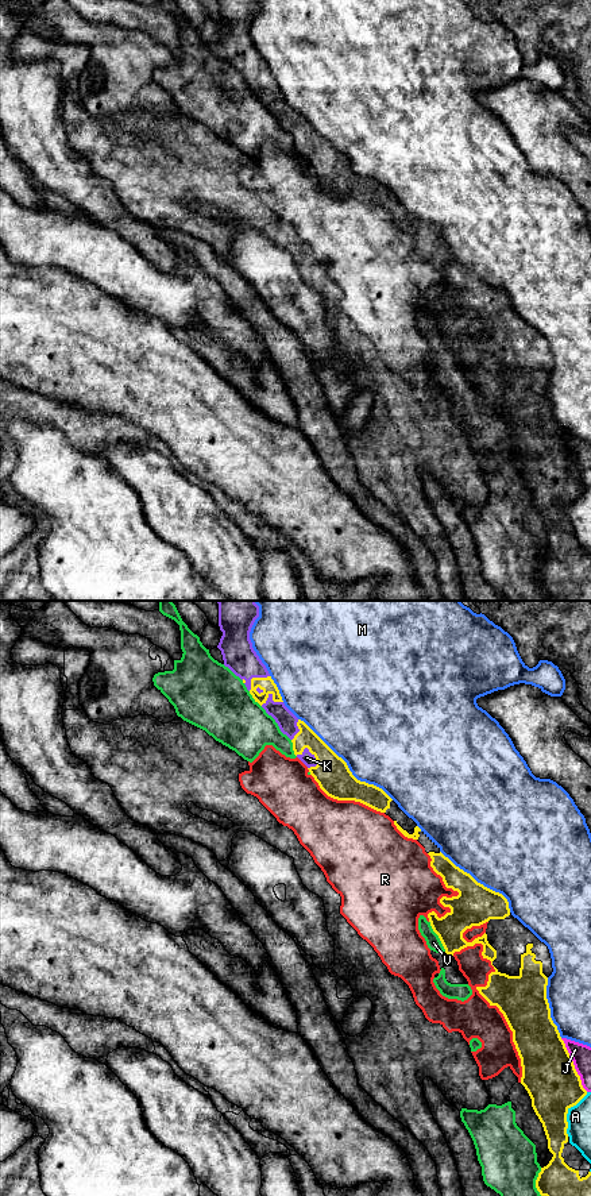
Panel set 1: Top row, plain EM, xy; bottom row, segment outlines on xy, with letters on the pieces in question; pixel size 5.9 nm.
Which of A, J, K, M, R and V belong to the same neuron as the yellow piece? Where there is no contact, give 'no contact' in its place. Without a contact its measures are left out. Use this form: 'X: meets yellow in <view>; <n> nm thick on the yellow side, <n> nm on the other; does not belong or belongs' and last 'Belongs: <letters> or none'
A: meets yellow in xy; 320 nm thick on the yellow side, 140 nm on the other; does not belong
J: meets yellow in xy; 320 nm thick on the yellow side, 120 nm on the other; does not belong
K: meets yellow in xy; 200 nm thick on the yellow side, 80 nm on the other; belongs
M: meets yellow in xy; 200 nm thick on the yellow side, 500 nm on the other; does not belong
R: meets yellow in xy; 280 nm thick on the yellow side, 240 nm on the other; does not belong
V: meets yellow in xy; 220 nm thick on the yellow side, 90 nm on the other; belongs
Belongs: K, V

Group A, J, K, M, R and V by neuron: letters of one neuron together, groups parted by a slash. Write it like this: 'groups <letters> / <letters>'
groups A / J / K V / M / R

